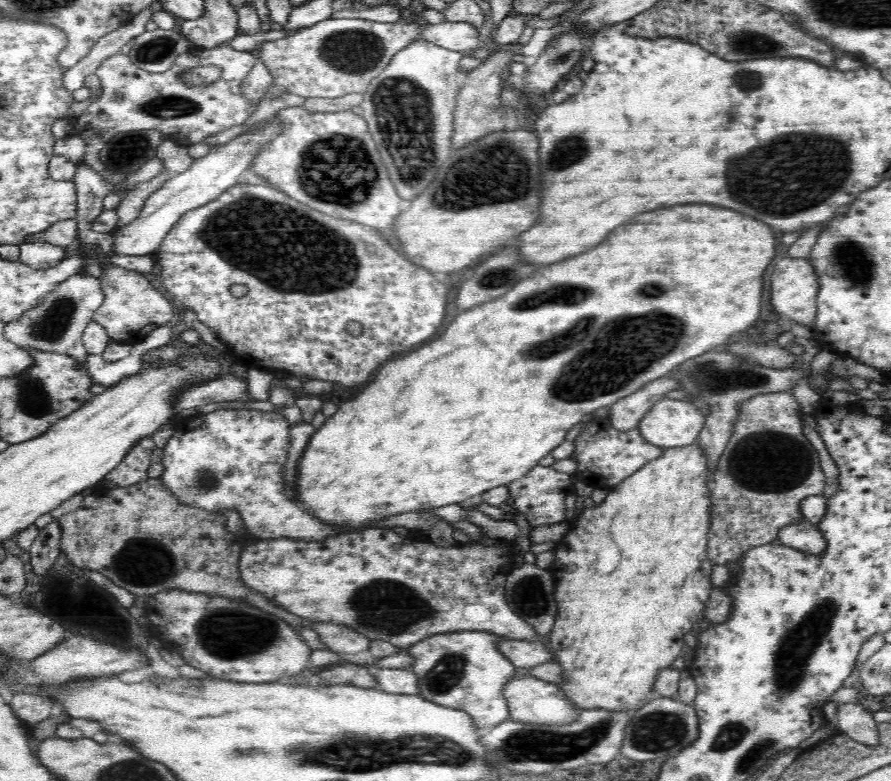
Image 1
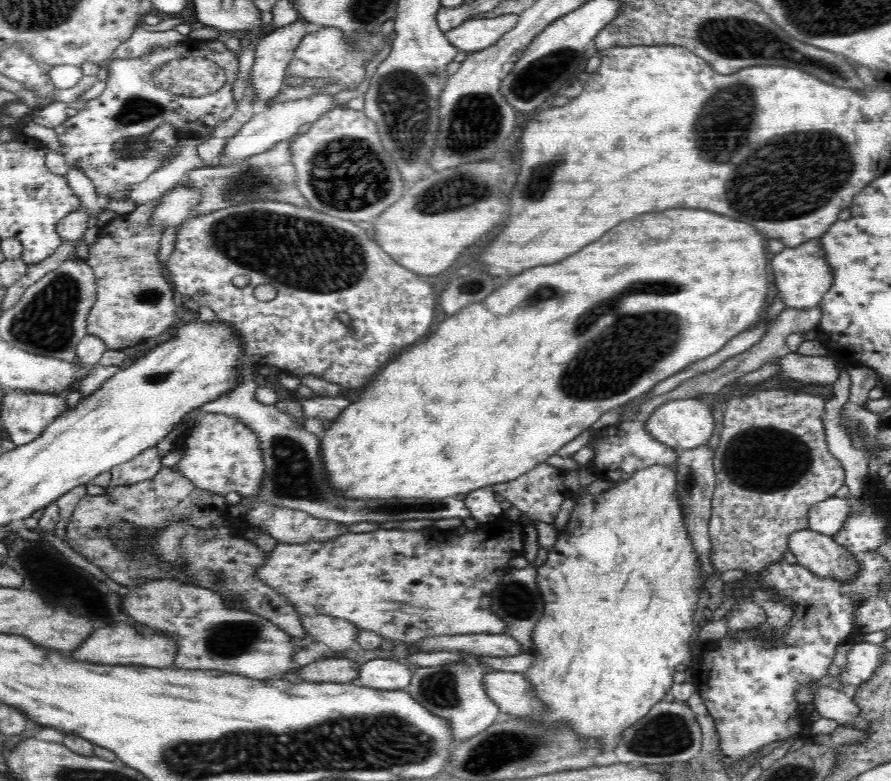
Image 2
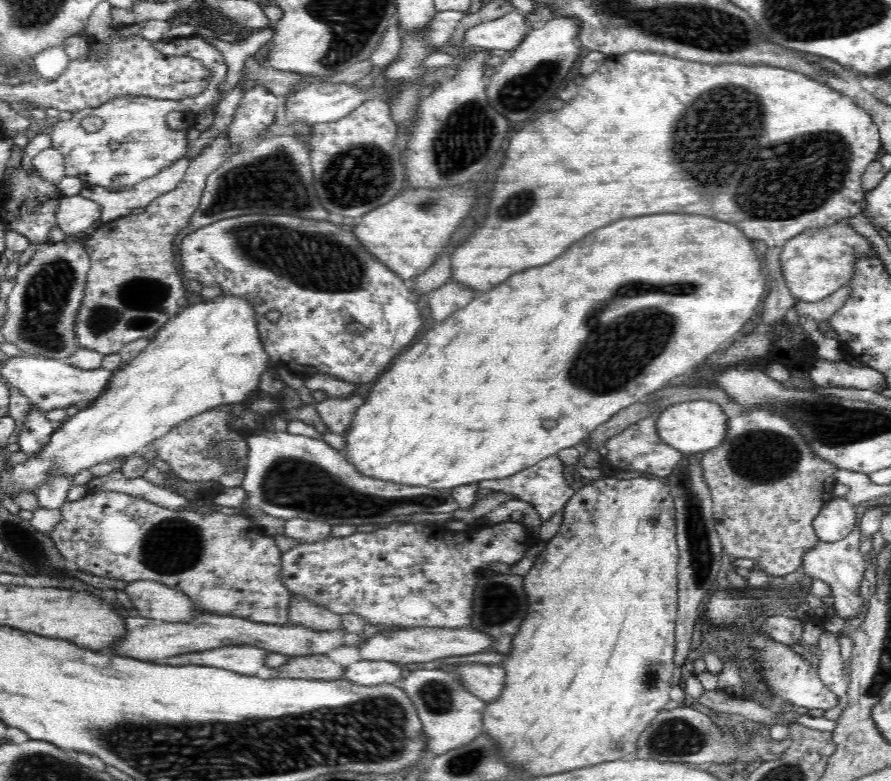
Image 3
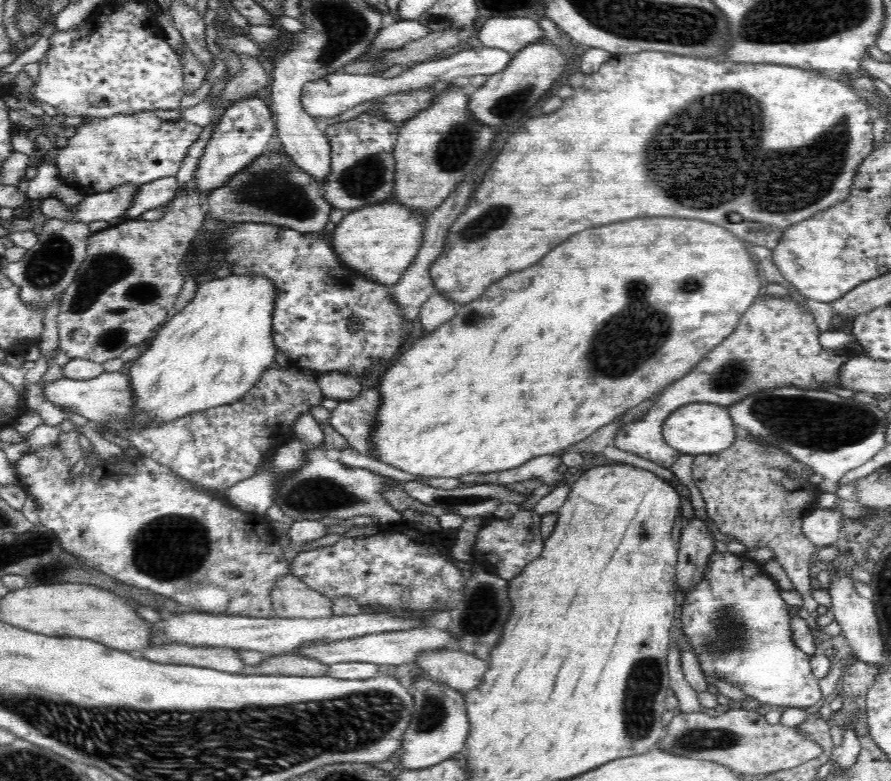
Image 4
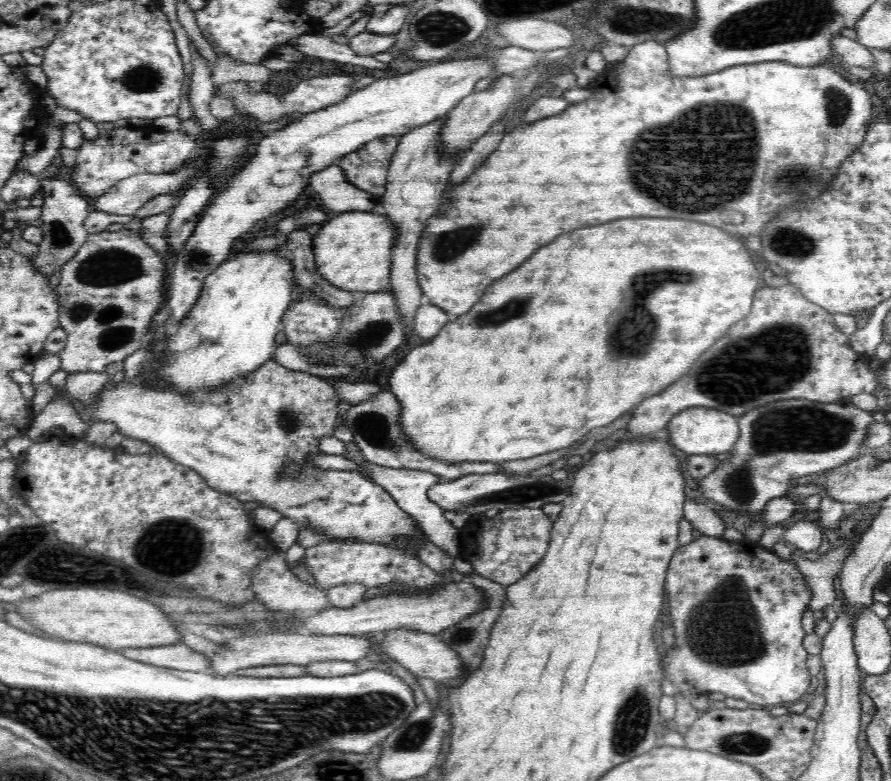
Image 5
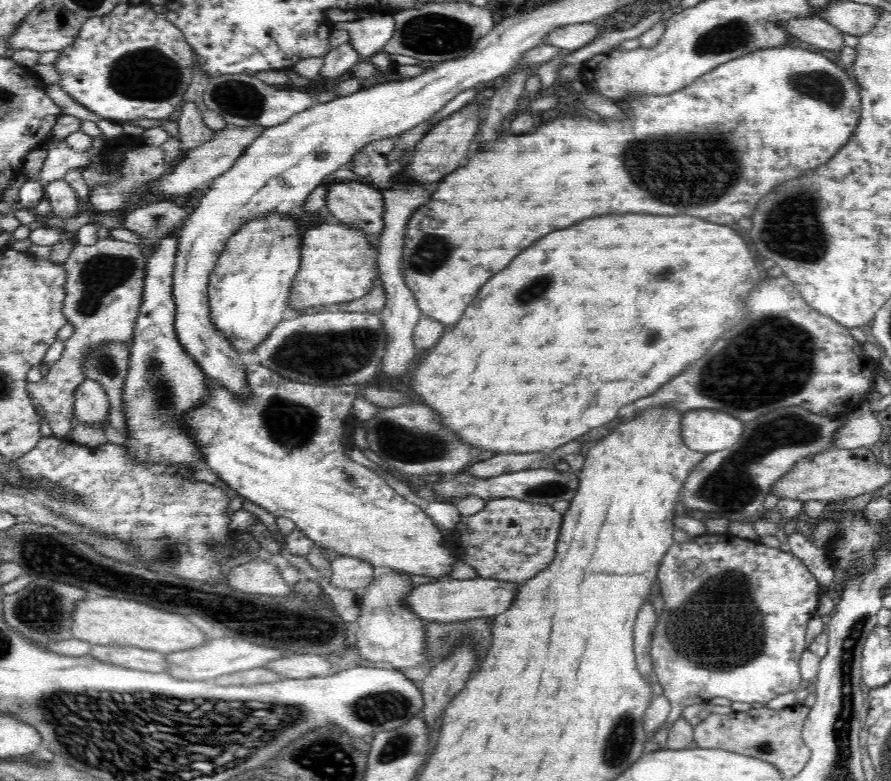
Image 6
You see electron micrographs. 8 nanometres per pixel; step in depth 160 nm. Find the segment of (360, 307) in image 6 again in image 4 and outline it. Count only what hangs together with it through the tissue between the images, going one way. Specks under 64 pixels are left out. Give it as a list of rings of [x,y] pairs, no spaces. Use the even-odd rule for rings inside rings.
[[[278,144],[229,179],[205,198],[214,220],[236,224],[260,222],[302,233],[320,233],[330,222],[332,206],[322,195],[321,184],[316,177],[297,167]]]

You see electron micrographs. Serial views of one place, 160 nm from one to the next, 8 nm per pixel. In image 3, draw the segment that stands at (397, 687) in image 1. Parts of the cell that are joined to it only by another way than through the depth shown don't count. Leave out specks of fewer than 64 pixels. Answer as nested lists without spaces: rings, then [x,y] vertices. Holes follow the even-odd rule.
[[[362,660],[344,668],[346,678],[356,684],[376,686],[376,684],[392,684],[402,678],[400,666],[386,660]]]

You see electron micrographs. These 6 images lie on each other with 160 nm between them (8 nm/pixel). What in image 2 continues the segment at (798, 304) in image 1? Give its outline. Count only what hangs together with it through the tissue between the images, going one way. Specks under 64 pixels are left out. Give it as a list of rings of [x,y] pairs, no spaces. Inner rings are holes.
[[[812,238],[798,246],[786,247],[780,253],[775,254],[770,265],[778,295],[784,301],[784,306],[788,308],[806,310],[806,308],[819,306],[821,298],[832,286],[833,272],[827,266],[825,252],[823,252],[819,238]]]

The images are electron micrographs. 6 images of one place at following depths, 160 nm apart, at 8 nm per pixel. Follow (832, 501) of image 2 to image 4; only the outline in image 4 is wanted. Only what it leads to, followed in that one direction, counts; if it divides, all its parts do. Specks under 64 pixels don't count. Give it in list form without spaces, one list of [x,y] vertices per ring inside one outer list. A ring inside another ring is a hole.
[[[816,508],[803,519],[802,533],[818,548],[832,545],[842,530],[842,514],[836,509]]]

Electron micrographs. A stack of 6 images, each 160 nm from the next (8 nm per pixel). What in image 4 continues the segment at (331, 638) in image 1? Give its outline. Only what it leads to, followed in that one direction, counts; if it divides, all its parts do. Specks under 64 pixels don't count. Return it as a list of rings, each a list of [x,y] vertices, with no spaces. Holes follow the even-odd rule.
[[[291,573],[276,582],[270,597],[272,597],[272,608],[278,612],[280,618],[328,618],[333,615],[332,600],[312,590]]]

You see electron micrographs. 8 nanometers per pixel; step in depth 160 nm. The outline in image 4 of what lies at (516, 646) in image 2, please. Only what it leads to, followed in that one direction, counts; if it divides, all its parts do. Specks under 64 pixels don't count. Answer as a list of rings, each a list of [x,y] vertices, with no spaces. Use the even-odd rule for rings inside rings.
[[[418,627],[410,630],[399,630],[394,632],[365,634],[356,638],[348,638],[346,640],[336,640],[336,642],[328,642],[328,644],[316,644],[310,648],[300,648],[294,650],[294,653],[300,653],[307,658],[318,660],[327,666],[340,662],[370,662],[372,664],[414,664],[417,662],[418,654],[424,650],[440,650],[440,648],[448,648],[450,642],[456,642],[456,637],[435,627]]]

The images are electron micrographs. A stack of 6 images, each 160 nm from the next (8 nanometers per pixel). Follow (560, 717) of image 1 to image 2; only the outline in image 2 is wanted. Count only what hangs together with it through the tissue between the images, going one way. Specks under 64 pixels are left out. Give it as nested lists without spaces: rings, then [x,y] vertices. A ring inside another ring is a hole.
[[[491,670],[484,676],[484,687],[490,699],[498,705],[503,718],[513,716],[542,716],[546,705],[538,699],[532,683],[524,674]]]

